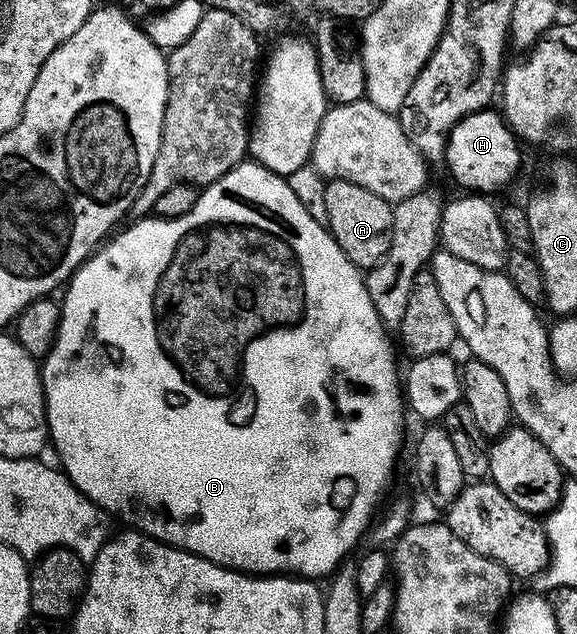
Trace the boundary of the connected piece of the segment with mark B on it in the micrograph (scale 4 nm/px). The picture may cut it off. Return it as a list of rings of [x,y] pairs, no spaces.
[[[285,36],[274,46],[273,53],[270,54],[269,61],[267,60],[268,56],[259,76],[259,91],[255,96],[255,115],[251,120],[248,150],[248,155],[250,157],[254,156],[262,165],[249,164],[250,162],[239,163],[230,172],[223,174],[223,178],[219,178],[213,184],[204,185],[200,189],[195,206],[191,206],[191,210],[187,210],[187,214],[176,216],[170,220],[160,218],[134,219],[132,221],[134,224],[130,228],[122,227],[112,239],[102,243],[93,255],[84,260],[76,272],[69,277],[67,287],[64,289],[64,292],[66,291],[65,300],[60,301],[61,321],[57,327],[57,337],[51,346],[51,350],[39,364],[41,385],[45,395],[45,421],[49,423],[48,443],[51,448],[57,451],[57,456],[61,459],[59,461],[61,471],[68,476],[70,482],[88,500],[98,504],[110,517],[116,518],[118,516],[125,523],[122,525],[141,532],[145,536],[150,536],[153,540],[170,544],[172,548],[184,548],[186,552],[193,552],[196,556],[207,558],[219,566],[231,569],[232,572],[243,572],[255,576],[292,574],[298,578],[318,578],[317,576],[325,575],[325,577],[328,577],[341,567],[343,561],[348,557],[345,555],[360,542],[361,536],[363,540],[378,515],[379,507],[377,508],[377,503],[380,502],[381,495],[388,490],[389,479],[393,476],[393,467],[397,464],[397,451],[401,448],[401,431],[405,428],[407,404],[403,399],[403,376],[400,371],[397,373],[397,356],[393,353],[392,342],[389,341],[390,333],[385,325],[381,323],[379,314],[375,312],[375,306],[371,306],[371,294],[367,294],[364,275],[350,262],[347,254],[343,254],[343,250],[329,233],[328,227],[315,222],[315,218],[311,218],[311,214],[307,214],[307,206],[303,206],[303,202],[299,202],[299,198],[295,198],[295,193],[292,192],[288,179],[286,179],[295,170],[304,168],[310,163],[315,134],[319,130],[321,120],[327,111],[323,82],[319,78],[317,50],[306,37],[304,40],[301,36]]]

